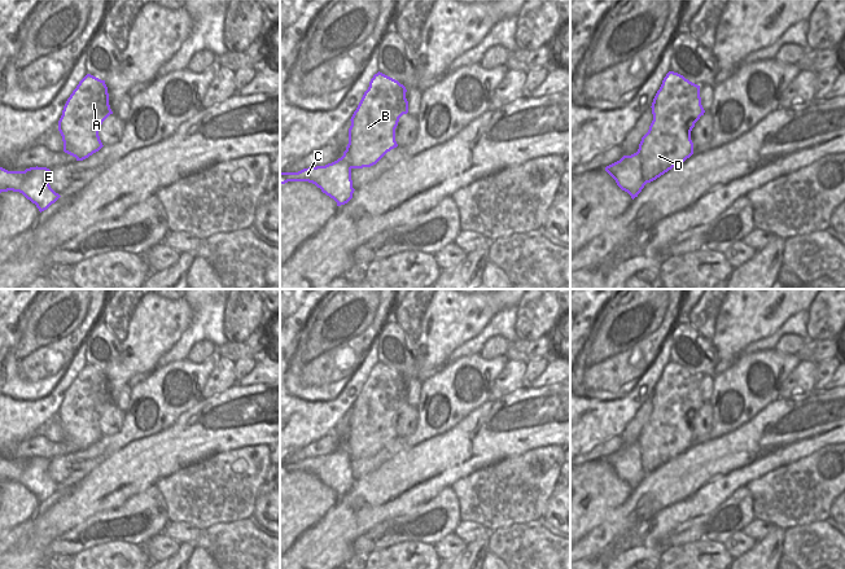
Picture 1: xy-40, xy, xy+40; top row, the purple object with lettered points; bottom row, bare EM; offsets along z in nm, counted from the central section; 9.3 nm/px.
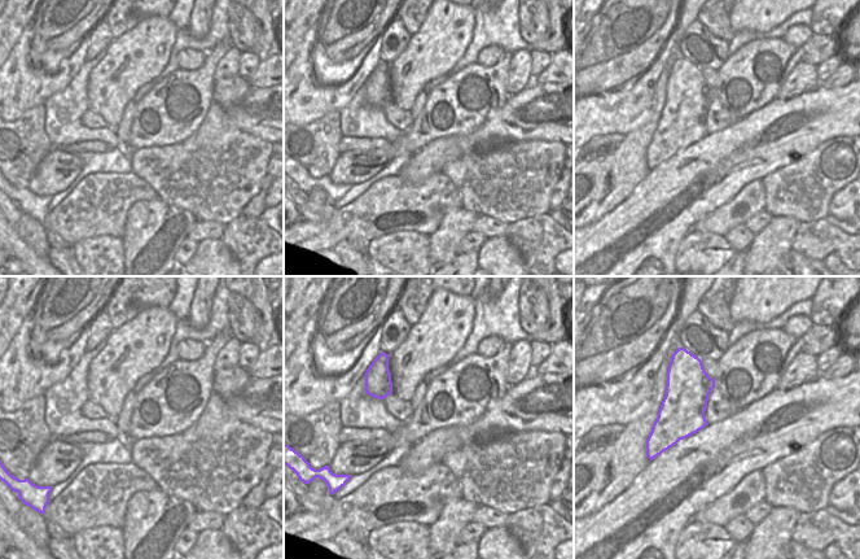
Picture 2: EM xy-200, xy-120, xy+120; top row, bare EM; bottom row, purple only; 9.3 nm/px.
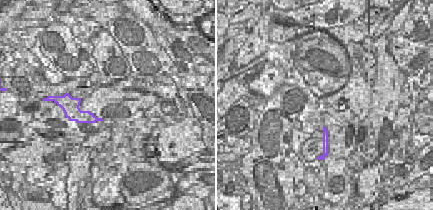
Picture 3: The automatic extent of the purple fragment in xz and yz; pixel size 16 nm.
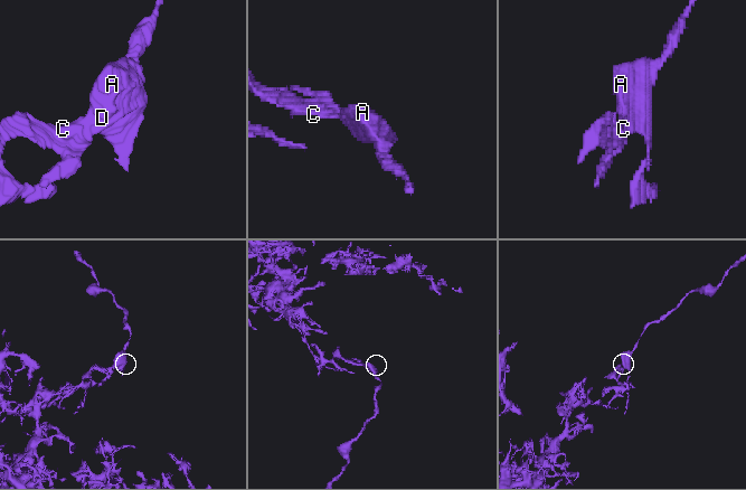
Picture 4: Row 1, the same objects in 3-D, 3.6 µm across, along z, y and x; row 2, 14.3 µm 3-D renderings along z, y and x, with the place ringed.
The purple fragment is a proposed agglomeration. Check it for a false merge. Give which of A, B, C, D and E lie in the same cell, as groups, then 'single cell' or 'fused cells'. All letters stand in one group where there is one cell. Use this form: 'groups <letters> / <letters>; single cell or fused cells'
groups A B D / C E; fused cells

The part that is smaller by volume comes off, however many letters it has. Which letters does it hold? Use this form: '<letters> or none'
A, B, D

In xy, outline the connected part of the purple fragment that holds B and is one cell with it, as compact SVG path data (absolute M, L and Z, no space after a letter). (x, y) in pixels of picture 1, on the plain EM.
M380 362L373 366L350 410L349 434L343 445L351 459L371 458L398 437L395 419L399 408L408 403L406 382L398 371Z

